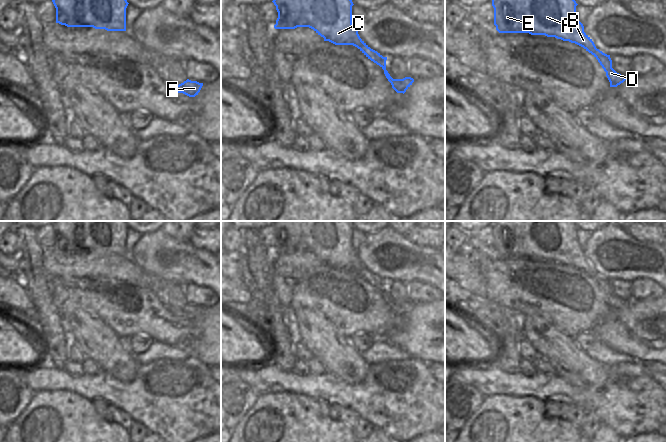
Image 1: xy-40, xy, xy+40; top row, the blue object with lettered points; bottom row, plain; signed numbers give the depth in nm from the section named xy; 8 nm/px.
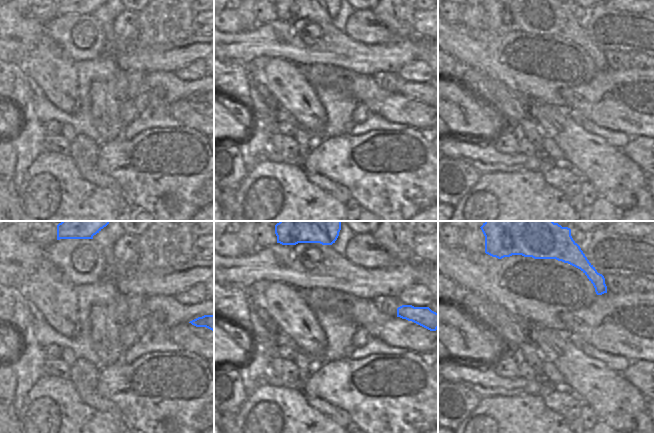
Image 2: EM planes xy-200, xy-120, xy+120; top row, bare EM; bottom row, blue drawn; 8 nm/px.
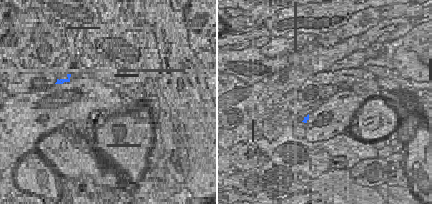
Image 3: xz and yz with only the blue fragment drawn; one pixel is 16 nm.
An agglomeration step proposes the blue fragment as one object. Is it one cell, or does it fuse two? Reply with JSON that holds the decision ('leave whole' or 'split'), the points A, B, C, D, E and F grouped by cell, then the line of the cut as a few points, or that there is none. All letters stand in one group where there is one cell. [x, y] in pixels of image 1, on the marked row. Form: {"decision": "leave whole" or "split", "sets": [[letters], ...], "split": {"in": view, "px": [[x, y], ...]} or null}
{"decision": "leave whole", "sets": [["A", "B", "C", "D", "E", "F"]], "split": null}

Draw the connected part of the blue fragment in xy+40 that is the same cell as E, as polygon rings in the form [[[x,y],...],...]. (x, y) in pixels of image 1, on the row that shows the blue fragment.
[[[492,0],[494,25],[499,33],[545,35],[583,47],[598,60],[606,72],[610,87],[617,87],[626,80],[626,77],[612,68],[610,55],[597,49],[592,39],[584,32],[584,26],[576,14],[577,5],[575,0]]]

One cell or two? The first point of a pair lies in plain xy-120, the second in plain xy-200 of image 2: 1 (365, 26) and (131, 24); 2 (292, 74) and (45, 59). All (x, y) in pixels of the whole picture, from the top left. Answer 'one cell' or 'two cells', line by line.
1: one cell
2: one cell

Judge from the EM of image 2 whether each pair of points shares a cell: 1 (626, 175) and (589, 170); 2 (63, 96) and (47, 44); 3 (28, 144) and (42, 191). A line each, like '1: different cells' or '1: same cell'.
1: same cell
2: same cell
3: different cells

